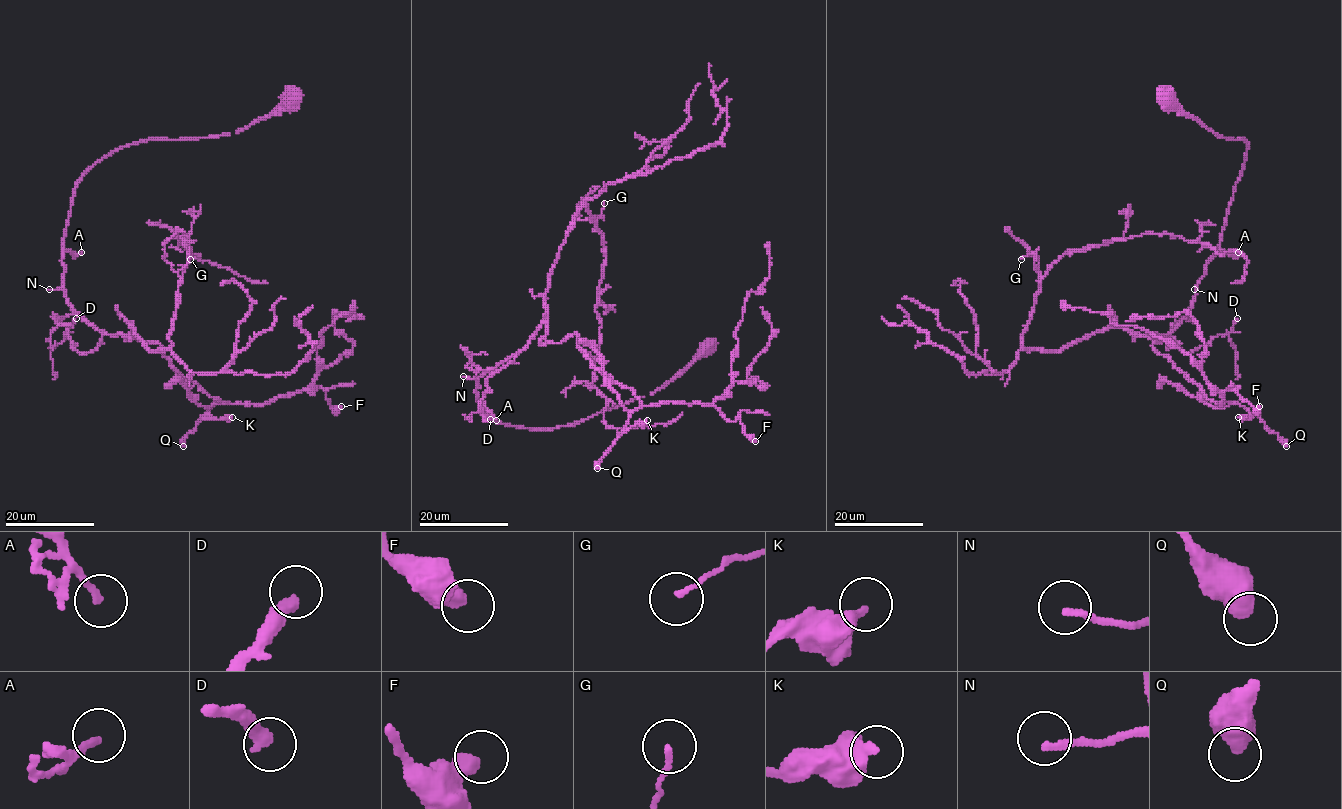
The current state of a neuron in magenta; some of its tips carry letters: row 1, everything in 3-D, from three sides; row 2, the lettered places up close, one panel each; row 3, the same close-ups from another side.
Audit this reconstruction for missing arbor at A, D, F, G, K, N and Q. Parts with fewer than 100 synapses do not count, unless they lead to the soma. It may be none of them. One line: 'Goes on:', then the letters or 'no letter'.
Goes on: no letter

